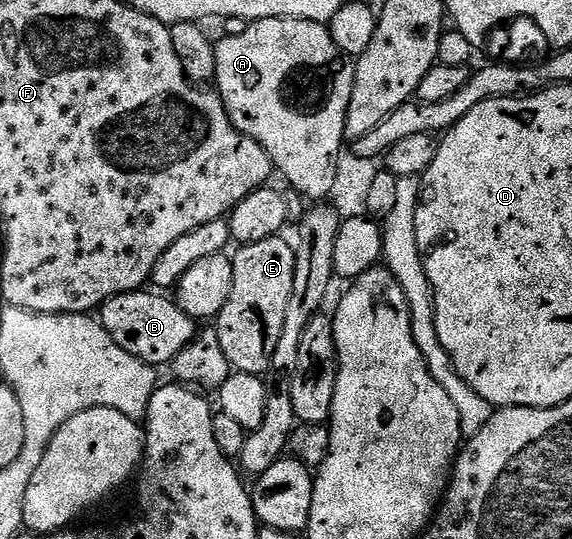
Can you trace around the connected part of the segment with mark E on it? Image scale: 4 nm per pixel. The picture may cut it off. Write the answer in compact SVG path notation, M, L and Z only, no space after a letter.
M278 236L259 240L255 244L241 246L238 254L232 255L231 296L216 316L215 329L219 336L219 344L223 344L223 356L227 356L230 367L236 373L264 375L272 367L279 336L283 336L283 316L287 316L287 300L291 300L291 288L295 284L297 263L294 243L284 242L283 239L284 237Z

